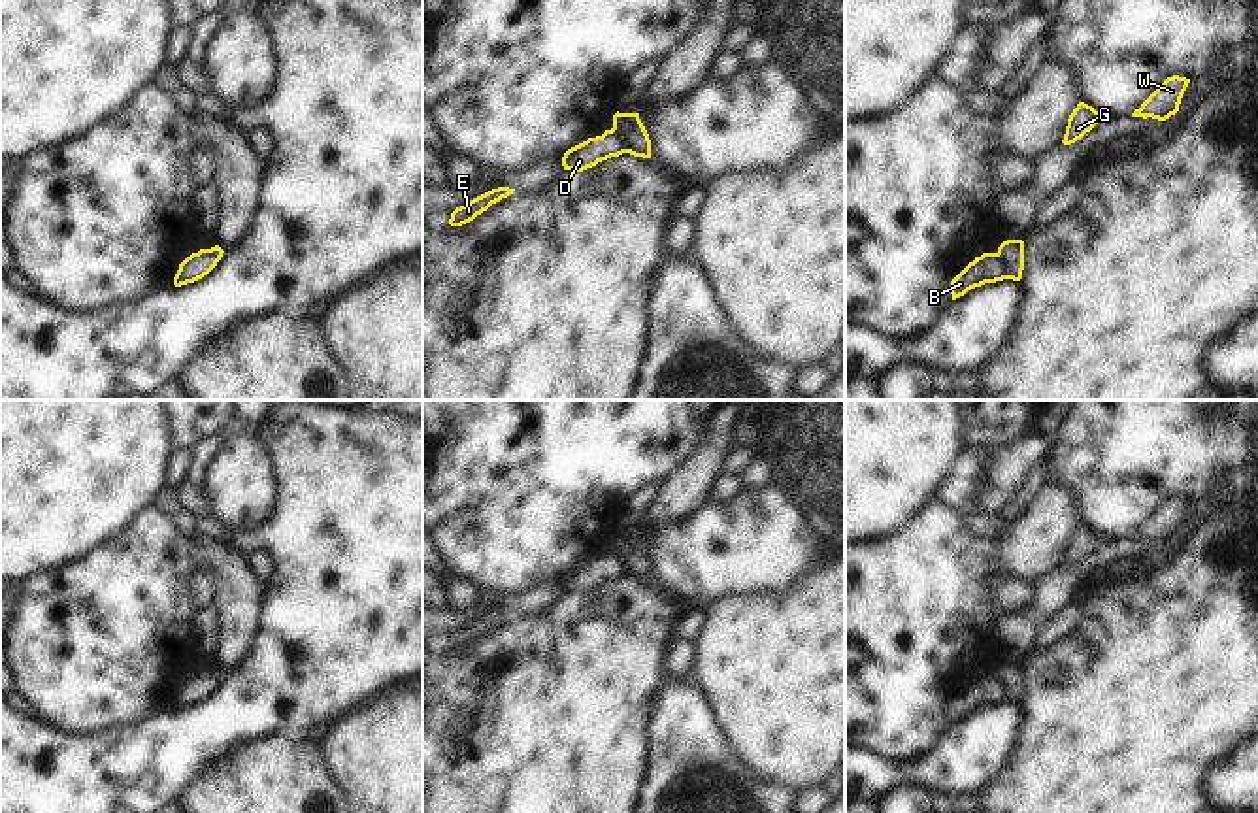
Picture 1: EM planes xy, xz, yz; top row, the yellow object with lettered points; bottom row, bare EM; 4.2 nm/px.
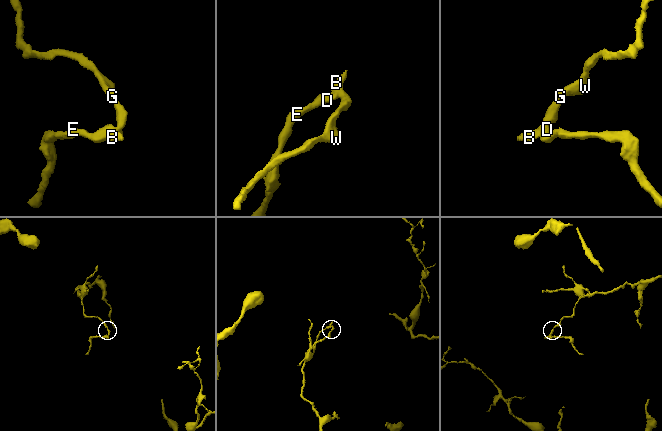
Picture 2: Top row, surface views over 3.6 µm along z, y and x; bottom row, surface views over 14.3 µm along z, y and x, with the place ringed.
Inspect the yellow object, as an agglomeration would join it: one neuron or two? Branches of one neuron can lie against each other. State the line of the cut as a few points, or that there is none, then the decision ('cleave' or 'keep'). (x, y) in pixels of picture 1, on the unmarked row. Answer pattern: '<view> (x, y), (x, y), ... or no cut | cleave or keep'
yz (994, 676), (1004, 683), (1011, 700) | cleave

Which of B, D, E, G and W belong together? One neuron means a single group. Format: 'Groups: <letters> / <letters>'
Groups: B G W / D E.

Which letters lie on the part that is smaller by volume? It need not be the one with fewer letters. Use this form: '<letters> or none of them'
D, E

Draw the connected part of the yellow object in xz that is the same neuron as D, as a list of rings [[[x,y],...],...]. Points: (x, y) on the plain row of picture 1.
[[[605,553],[602,558],[588,560],[587,564],[568,572],[562,579],[564,592],[583,594],[602,583],[624,575],[622,560],[617,553]]]

